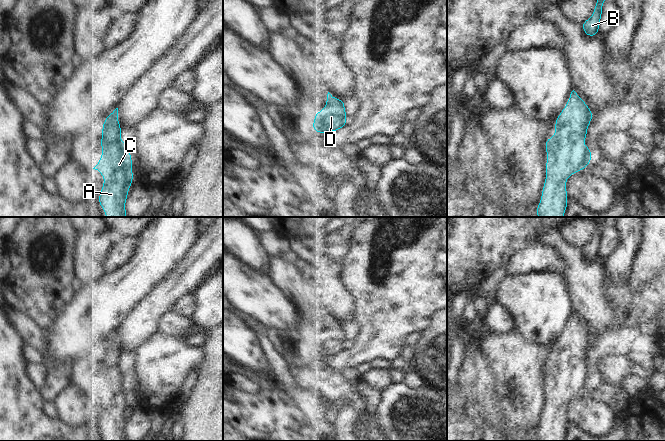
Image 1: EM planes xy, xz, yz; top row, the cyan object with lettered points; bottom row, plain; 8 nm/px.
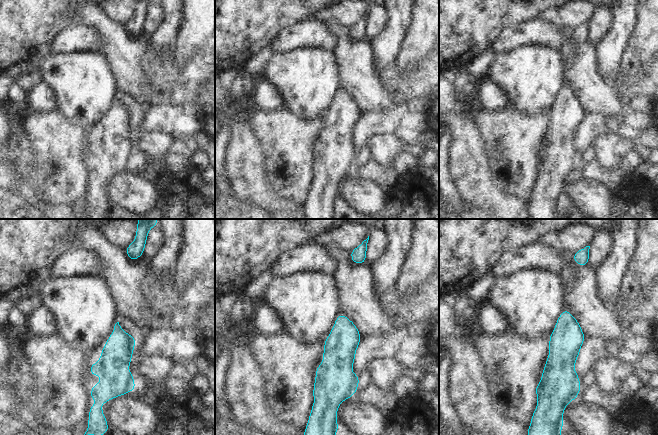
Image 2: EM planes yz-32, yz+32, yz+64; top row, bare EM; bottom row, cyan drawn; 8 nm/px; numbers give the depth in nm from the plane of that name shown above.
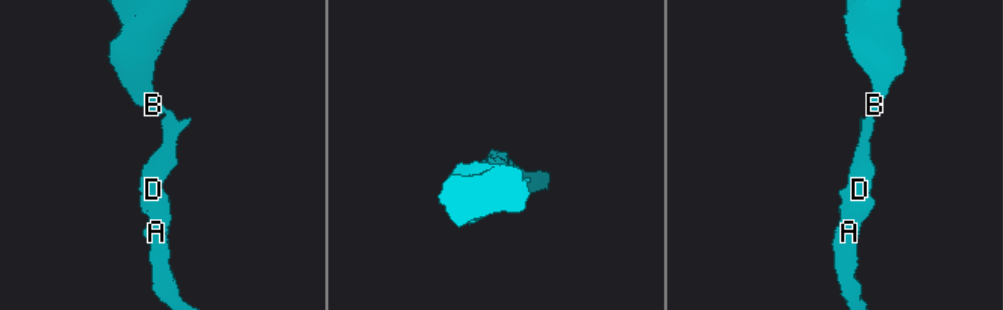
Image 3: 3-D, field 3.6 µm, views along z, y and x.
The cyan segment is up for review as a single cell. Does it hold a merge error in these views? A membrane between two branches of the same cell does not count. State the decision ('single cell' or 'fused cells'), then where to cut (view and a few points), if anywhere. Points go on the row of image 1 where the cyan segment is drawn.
single cell | no cut

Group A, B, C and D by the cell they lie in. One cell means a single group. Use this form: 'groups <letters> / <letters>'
groups A B C D

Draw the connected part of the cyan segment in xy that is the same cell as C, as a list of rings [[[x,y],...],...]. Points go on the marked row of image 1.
[[[118,108],[104,120],[100,141],[103,154],[93,168],[104,177],[98,202],[106,217],[127,217],[125,203],[134,179],[130,149],[120,139],[122,130],[117,117]]]

